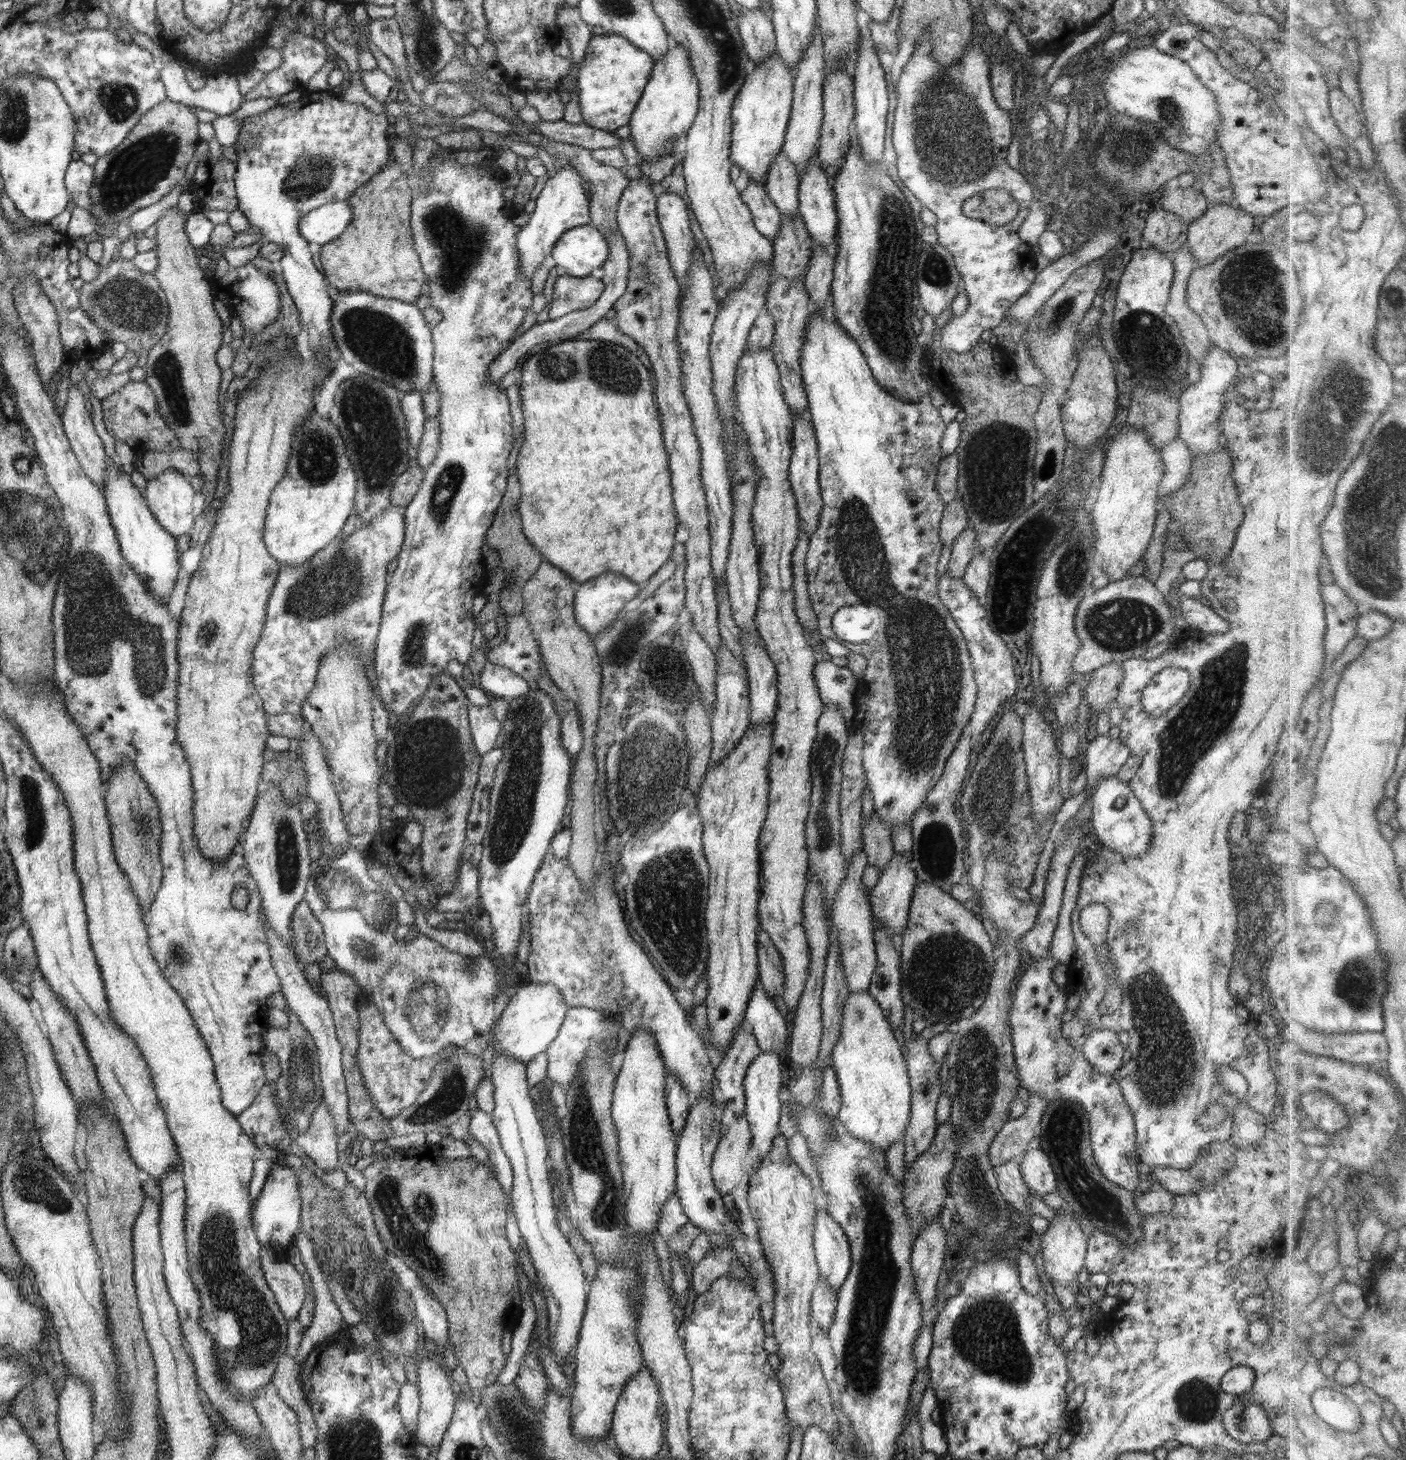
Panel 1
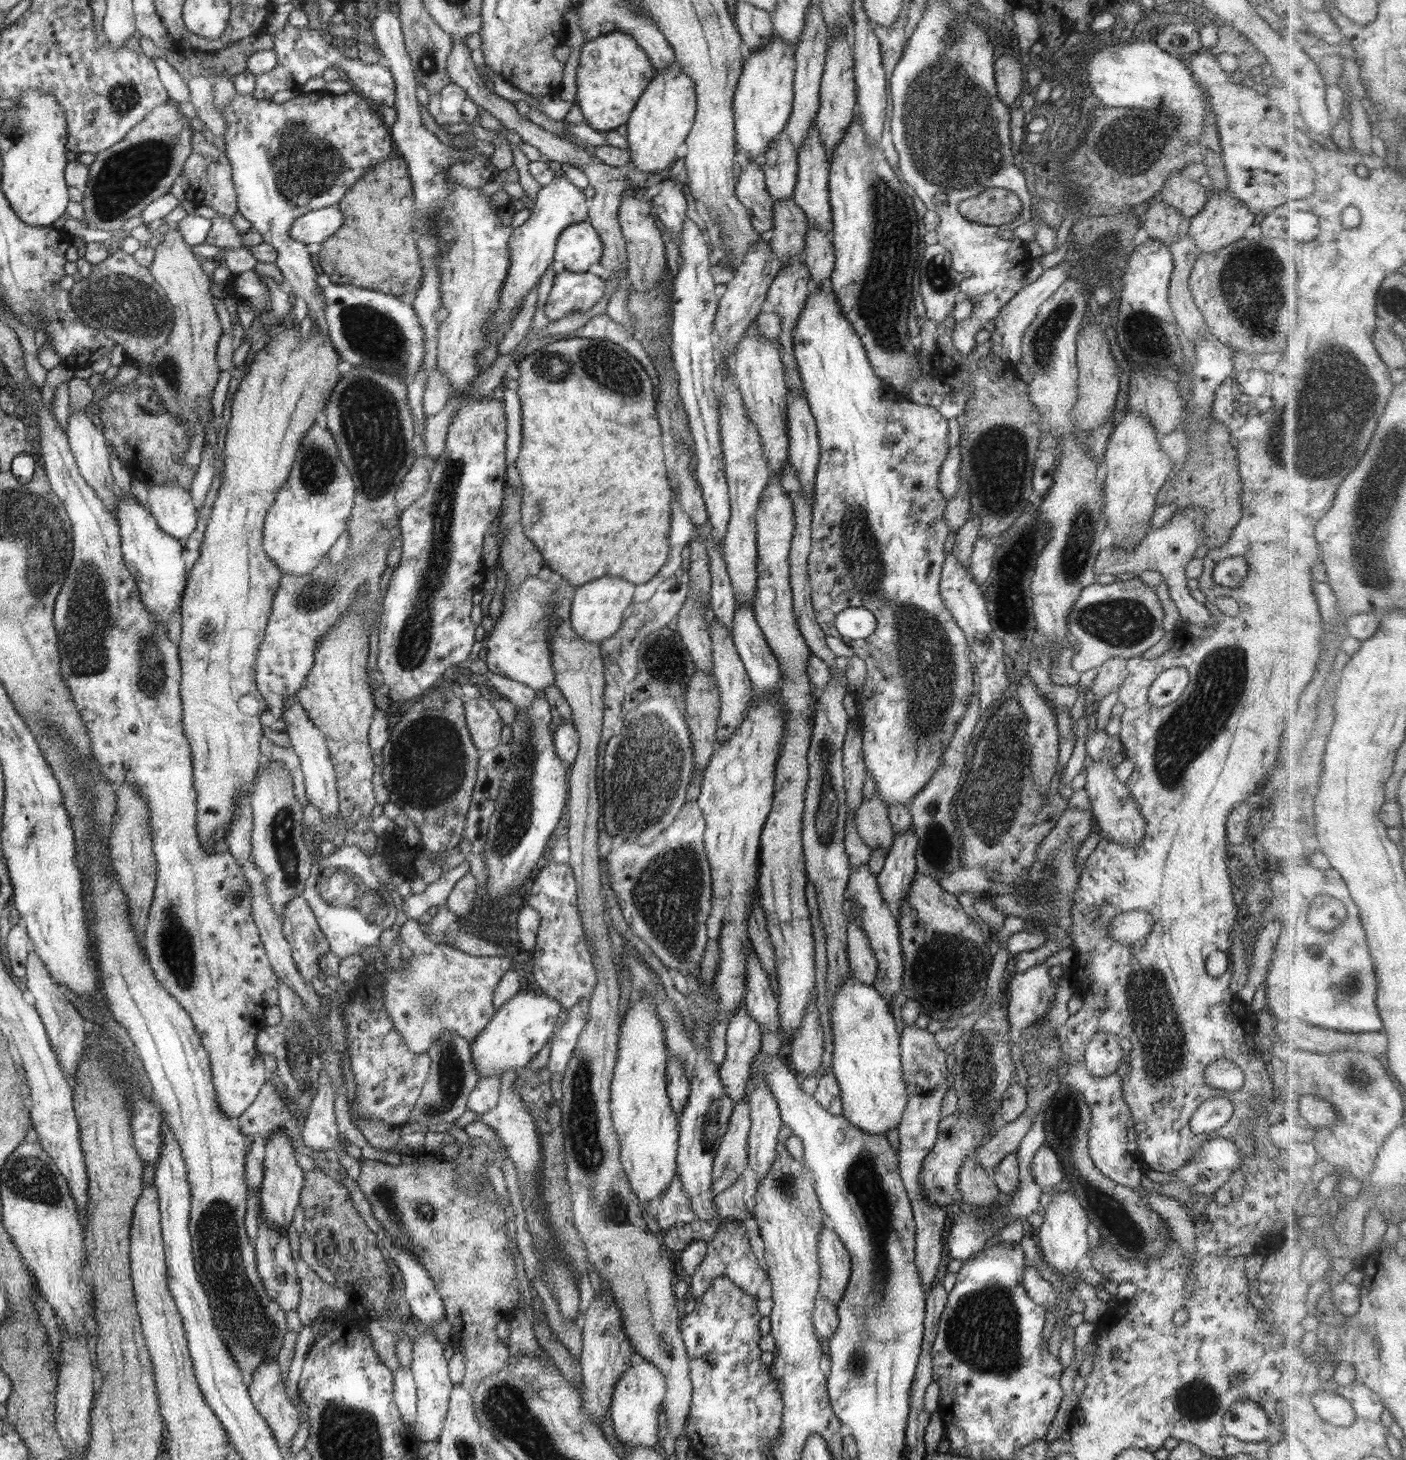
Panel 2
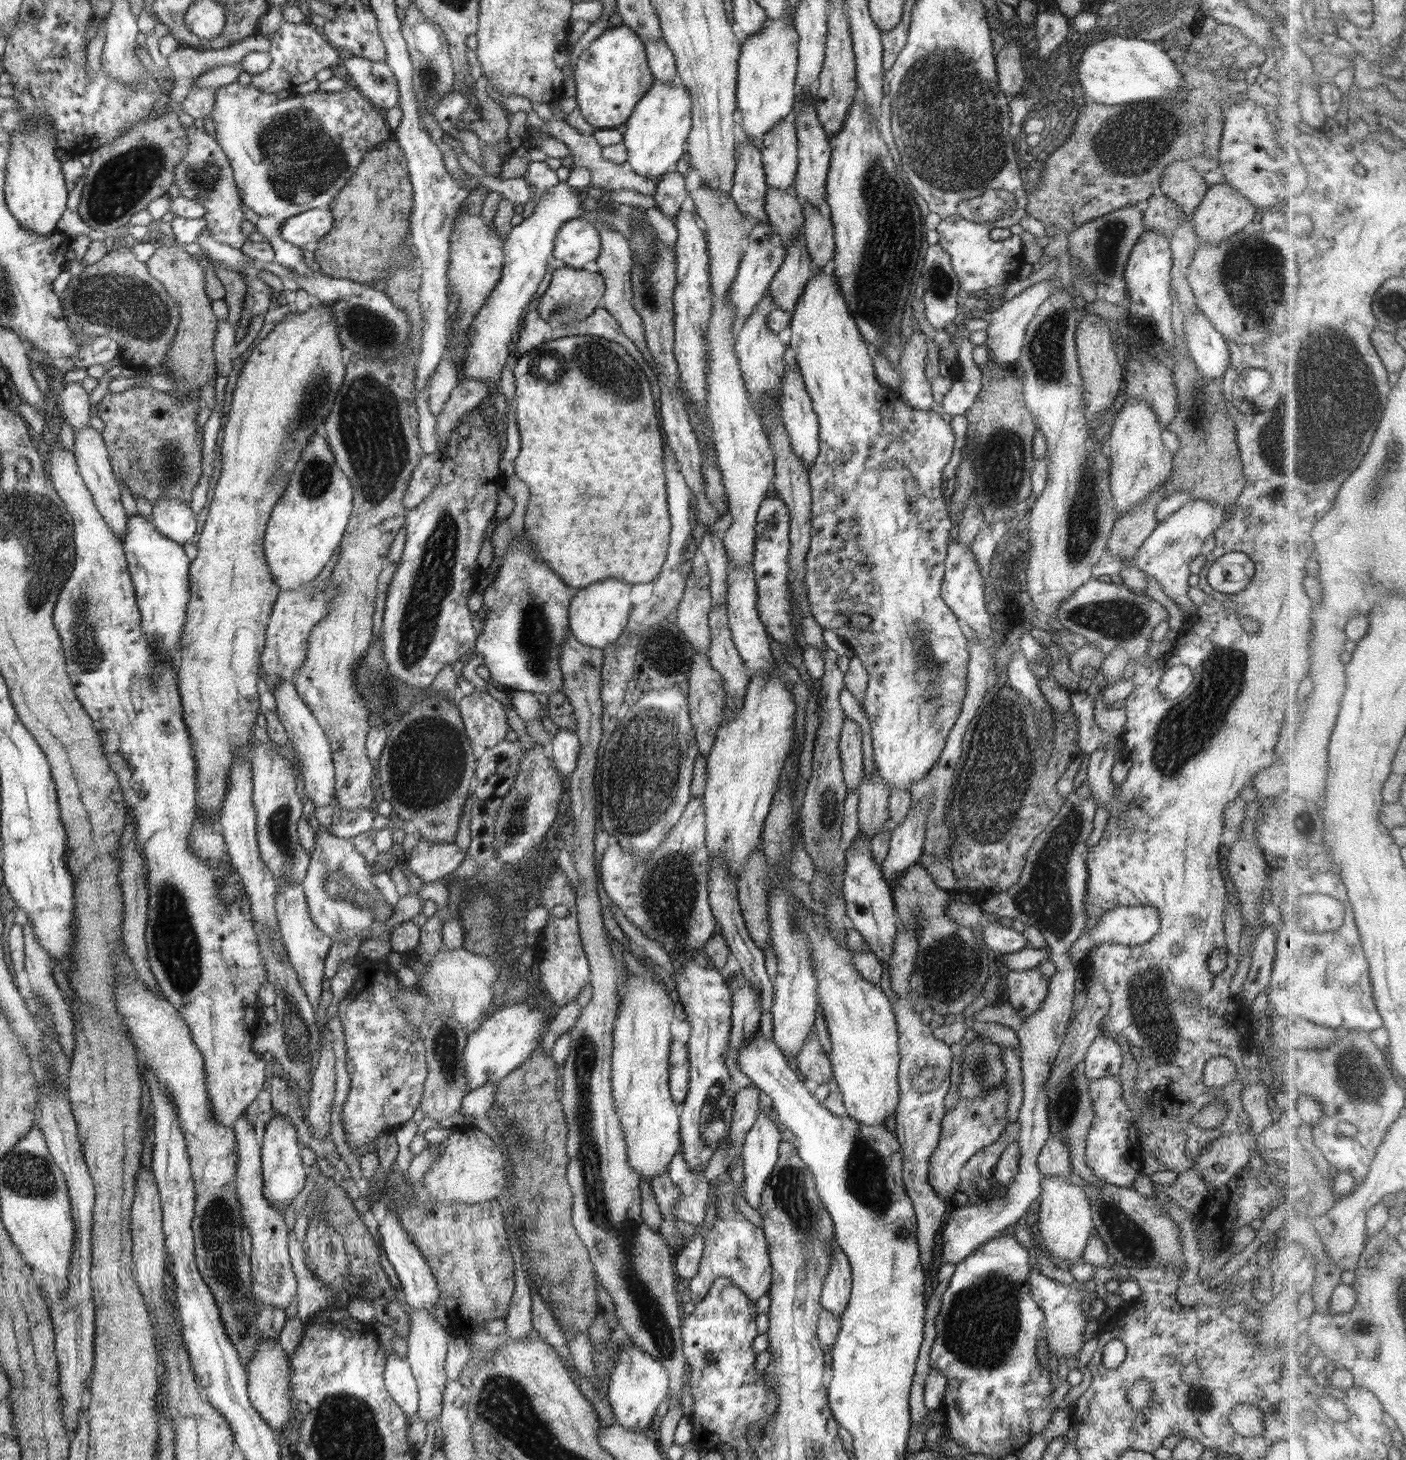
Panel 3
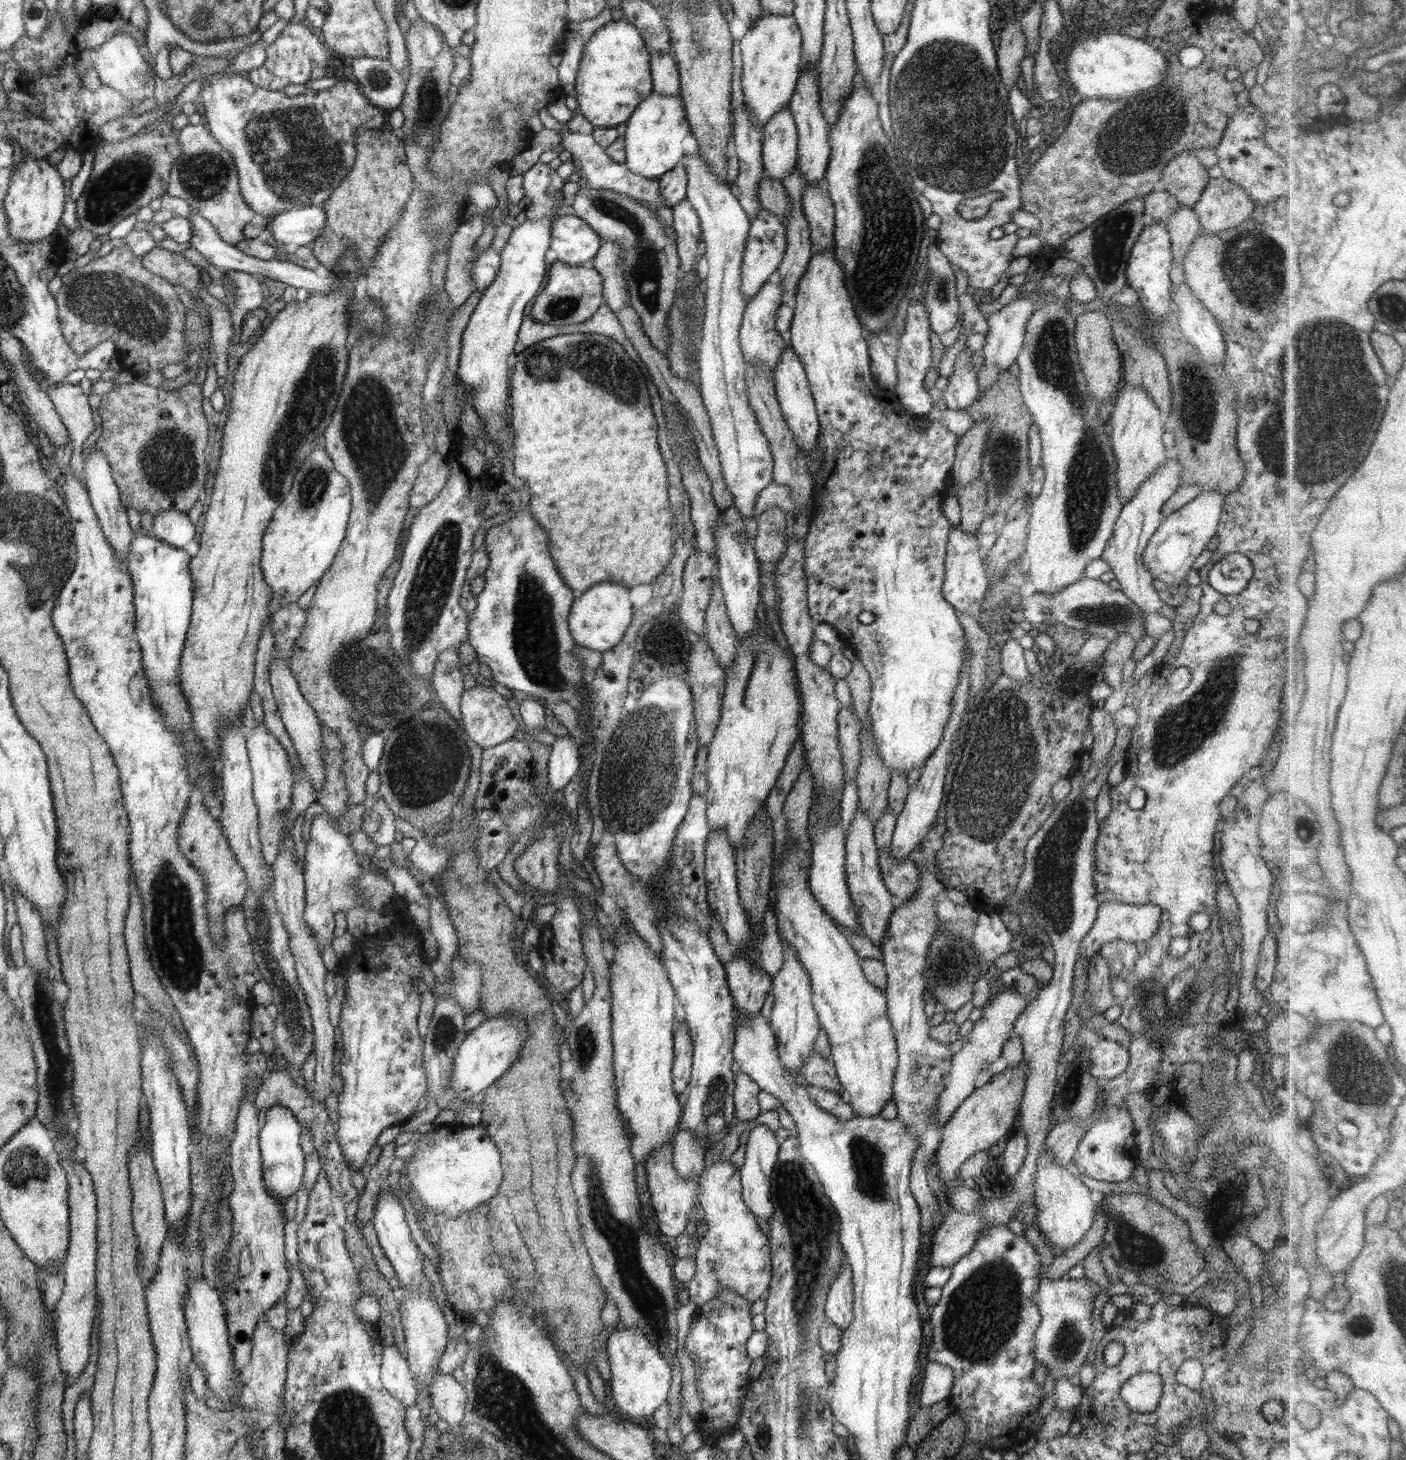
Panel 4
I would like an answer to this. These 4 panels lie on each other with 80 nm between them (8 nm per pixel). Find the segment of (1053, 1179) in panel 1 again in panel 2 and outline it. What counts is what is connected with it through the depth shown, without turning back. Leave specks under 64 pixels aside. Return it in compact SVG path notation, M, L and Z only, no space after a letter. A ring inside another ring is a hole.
M1042 1145L1032 1160L1032 1176L1043 1188L1048 1190L1064 1178L1060 1159L1056 1151L1048 1145Z

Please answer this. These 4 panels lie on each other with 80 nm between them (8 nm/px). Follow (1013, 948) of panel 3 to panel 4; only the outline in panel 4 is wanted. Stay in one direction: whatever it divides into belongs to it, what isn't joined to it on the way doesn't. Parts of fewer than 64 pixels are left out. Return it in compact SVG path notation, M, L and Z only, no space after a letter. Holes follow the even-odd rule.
M996 914L977 916L977 923L970 941L979 954L979 968L983 974L992 961L1010 952L1014 937L1015 932L1009 930Z

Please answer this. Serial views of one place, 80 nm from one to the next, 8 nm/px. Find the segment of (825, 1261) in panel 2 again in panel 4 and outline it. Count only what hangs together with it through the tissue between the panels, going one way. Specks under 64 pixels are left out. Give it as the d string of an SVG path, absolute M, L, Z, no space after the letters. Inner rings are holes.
M844 1262L828 1289L825 1302L825 1316L841 1332L846 1330L849 1324L852 1324L853 1300L853 1272L850 1265Z

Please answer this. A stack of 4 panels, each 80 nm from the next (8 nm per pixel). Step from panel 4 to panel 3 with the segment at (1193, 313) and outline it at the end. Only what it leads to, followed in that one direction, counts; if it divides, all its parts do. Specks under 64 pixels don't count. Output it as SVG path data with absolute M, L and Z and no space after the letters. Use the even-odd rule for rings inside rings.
M1202 312L1188 315L1183 325L1184 343L1198 366L1198 372L1202 372L1208 380L1222 380L1226 367L1230 365L1227 340Z

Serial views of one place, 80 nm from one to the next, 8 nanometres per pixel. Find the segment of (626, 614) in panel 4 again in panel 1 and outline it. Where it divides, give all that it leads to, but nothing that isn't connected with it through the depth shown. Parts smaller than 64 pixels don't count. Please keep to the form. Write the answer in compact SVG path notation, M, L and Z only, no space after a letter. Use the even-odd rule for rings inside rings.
M602 574L596 576L594 580L588 580L584 584L579 584L575 589L573 600L574 614L579 626L581 626L592 638L606 631L611 622L617 620L617 616L623 610L627 602L632 601L637 595L641 595L641 588L635 582L618 576L618 574Z

